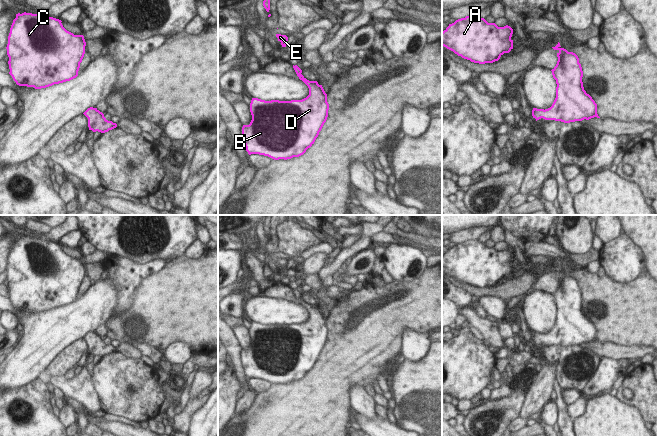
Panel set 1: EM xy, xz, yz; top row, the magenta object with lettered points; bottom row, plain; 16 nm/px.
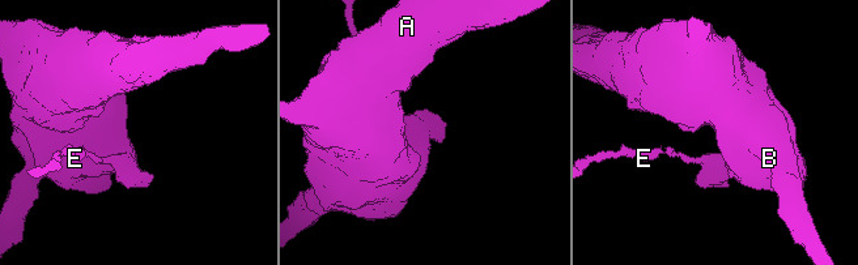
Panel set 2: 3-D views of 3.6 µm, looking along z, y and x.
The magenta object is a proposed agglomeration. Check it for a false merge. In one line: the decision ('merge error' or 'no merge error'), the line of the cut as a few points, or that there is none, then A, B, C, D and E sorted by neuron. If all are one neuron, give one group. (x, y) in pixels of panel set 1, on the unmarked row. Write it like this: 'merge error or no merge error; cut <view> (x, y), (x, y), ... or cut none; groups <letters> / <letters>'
no merge error; cut none; groups A B C D E

